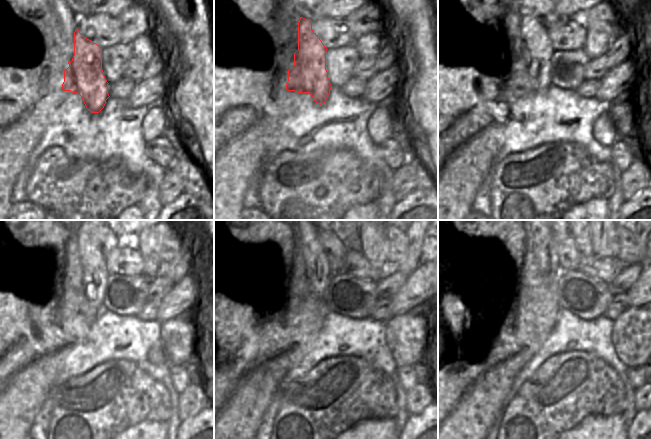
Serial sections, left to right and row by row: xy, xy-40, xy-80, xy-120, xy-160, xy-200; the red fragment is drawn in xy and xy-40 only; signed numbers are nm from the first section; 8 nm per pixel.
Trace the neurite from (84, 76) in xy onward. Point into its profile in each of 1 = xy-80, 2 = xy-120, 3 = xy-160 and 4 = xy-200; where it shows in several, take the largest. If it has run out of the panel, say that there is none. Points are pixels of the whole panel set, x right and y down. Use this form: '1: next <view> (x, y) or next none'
1: next xy-80 (531, 66)
2: next xy-120 (85, 275)
3: next xy-160 (310, 275)
4: next xy-200 (539, 266)

